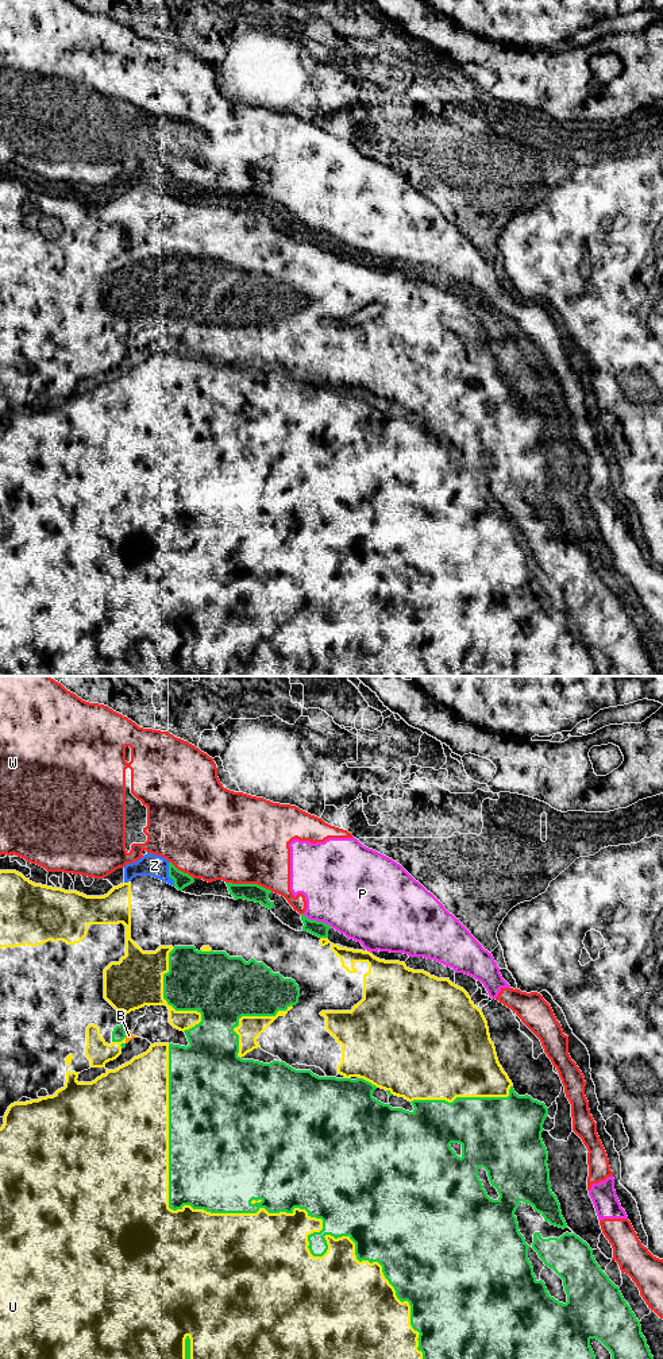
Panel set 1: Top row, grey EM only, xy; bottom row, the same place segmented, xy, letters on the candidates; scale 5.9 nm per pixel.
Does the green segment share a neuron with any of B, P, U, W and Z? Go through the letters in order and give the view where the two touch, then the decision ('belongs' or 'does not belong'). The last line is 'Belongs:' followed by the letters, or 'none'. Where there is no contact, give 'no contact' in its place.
B: contact in xy; belongs
P: contact in xy; does not belong
U: contact in xy; belongs
W: contact in xy; does not belong
Z: contact in xy; does not belong
Belongs: B, U

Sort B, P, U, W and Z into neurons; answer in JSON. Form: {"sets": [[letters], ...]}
{"sets": [["B", "U"], ["P", "W", "Z"]]}

